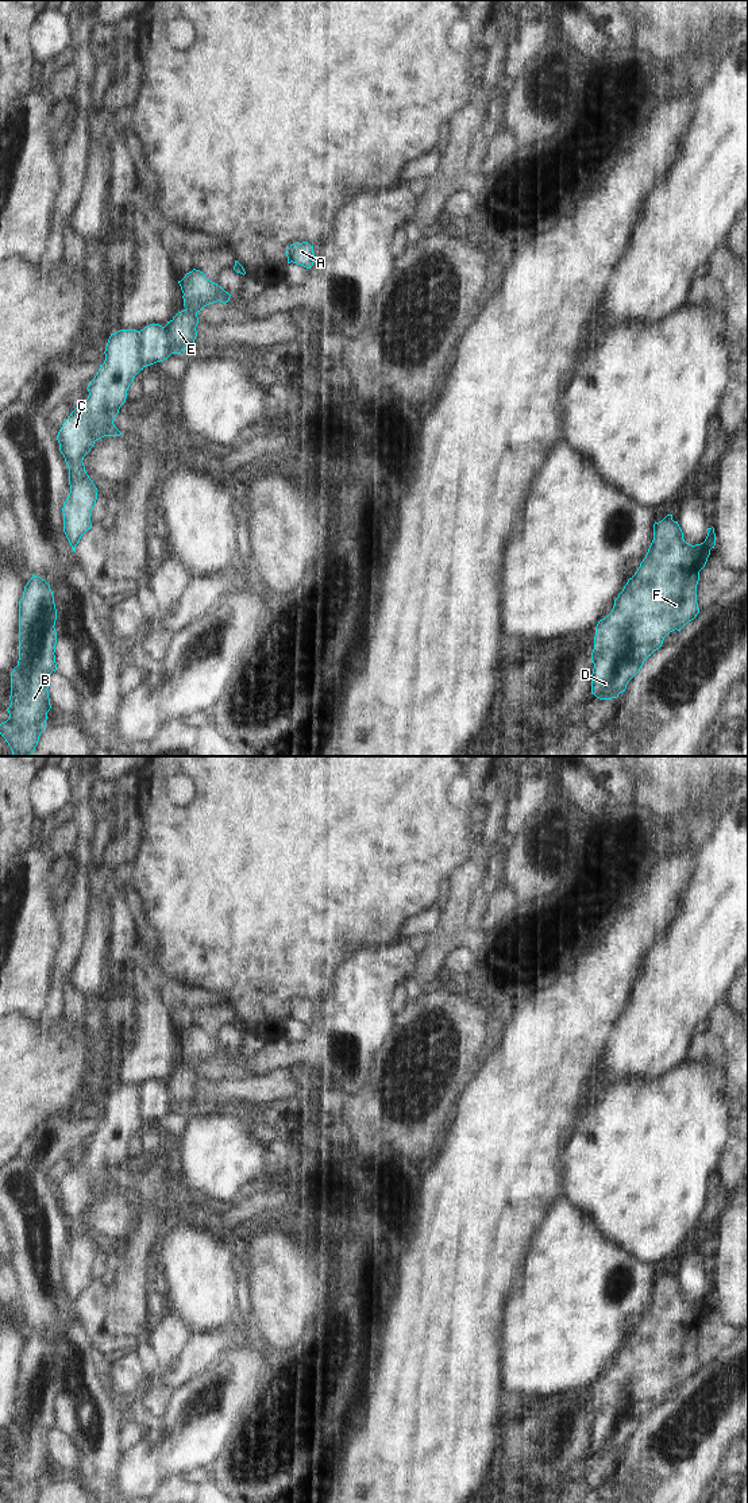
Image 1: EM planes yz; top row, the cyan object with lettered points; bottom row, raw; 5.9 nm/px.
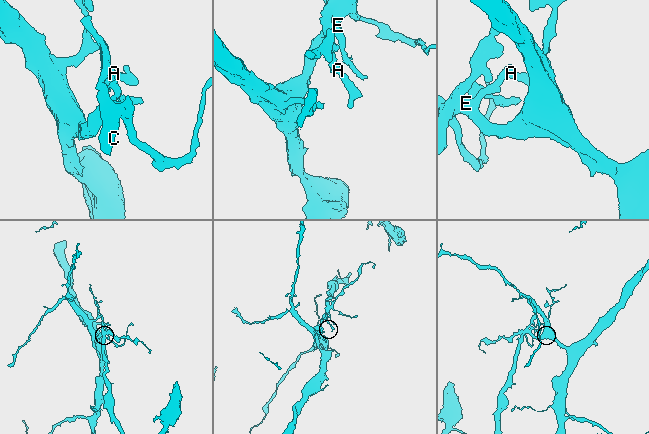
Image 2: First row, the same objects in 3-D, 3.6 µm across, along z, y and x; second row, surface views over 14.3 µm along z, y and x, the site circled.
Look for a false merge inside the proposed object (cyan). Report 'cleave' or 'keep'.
cleave

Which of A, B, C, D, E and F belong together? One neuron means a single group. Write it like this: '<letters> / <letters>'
A D E F / B C

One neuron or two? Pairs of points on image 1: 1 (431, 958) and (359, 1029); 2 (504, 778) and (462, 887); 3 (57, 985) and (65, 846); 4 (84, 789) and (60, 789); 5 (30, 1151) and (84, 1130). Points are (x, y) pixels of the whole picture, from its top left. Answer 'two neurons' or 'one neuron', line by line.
1: two neurons
2: one neuron
3: two neurons
4: two neurons
5: one neuron

